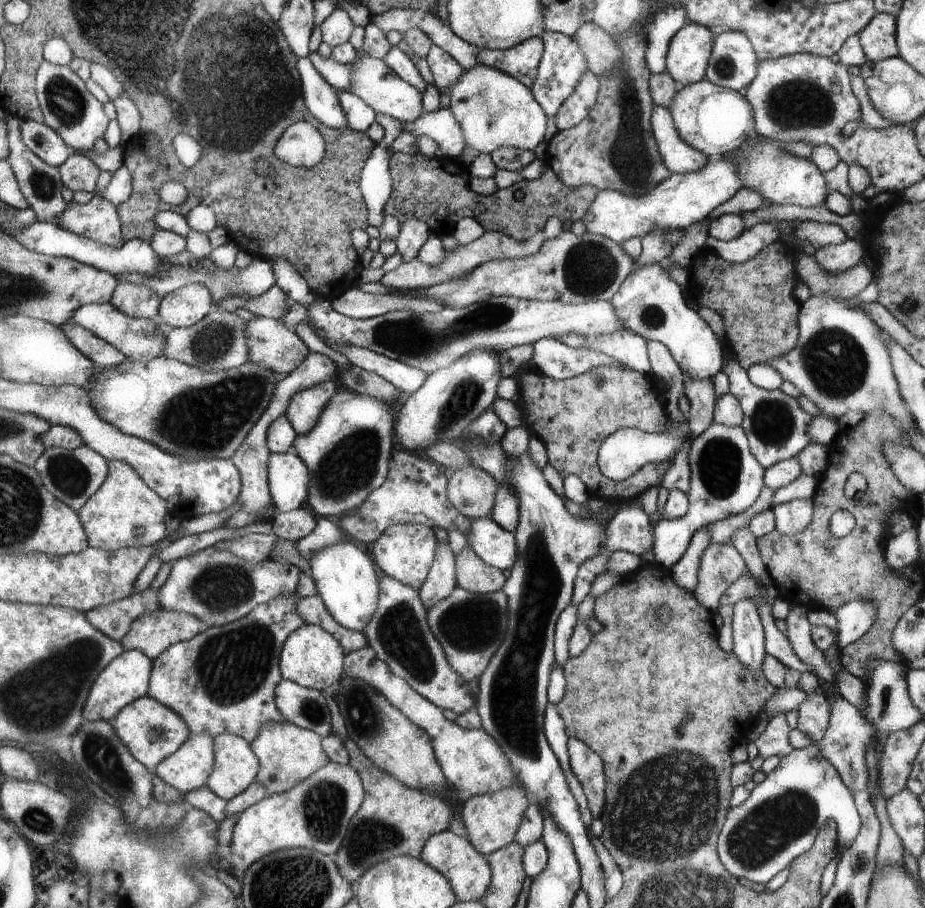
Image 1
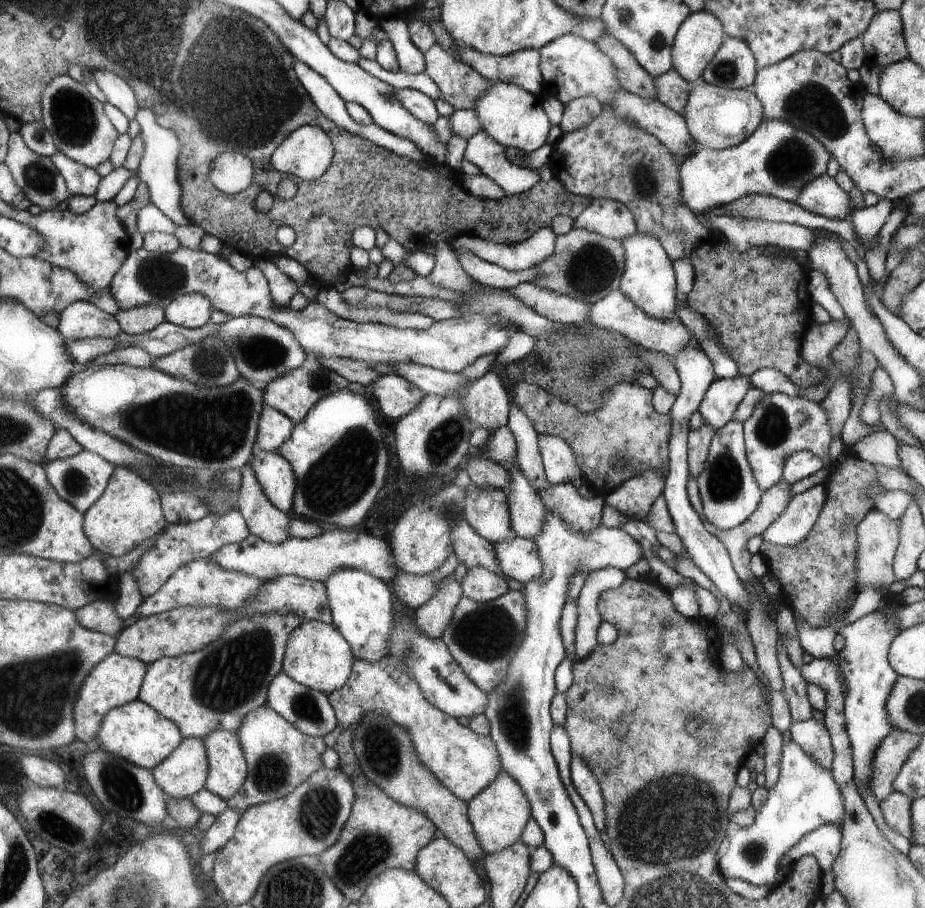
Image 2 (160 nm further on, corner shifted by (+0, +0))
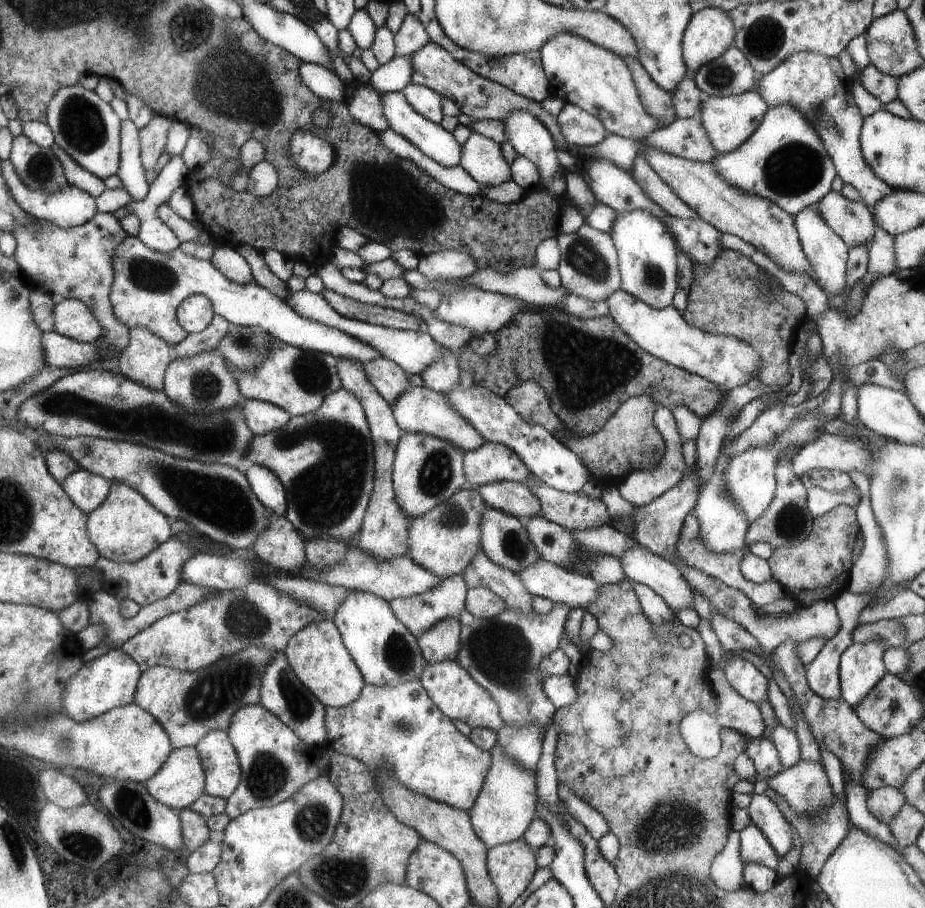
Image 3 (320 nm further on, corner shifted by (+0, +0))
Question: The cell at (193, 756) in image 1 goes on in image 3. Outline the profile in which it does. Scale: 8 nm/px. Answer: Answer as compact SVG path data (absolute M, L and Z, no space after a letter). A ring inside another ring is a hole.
M181 747L146 784L158 801L181 811L205 793L206 775L197 747Z

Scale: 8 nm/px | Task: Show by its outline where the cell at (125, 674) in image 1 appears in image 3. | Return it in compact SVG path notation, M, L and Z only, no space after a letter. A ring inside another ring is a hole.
M111 649L104 655L87 661L76 675L68 680L63 694L63 710L78 723L97 718L117 707L133 704L144 674L140 664L125 651Z

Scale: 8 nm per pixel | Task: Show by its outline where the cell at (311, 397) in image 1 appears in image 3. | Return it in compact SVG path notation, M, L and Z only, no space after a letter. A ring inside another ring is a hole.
M270 338L267 352L249 370L239 369L229 361L225 366L239 384L240 396L265 401L288 412L290 416L313 413L324 399L341 388L341 380L336 371L337 358L322 352L315 352L285 344Z

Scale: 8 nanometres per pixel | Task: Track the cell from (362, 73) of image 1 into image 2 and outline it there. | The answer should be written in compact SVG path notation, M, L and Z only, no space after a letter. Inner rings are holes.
M393 89L395 100L400 102L406 111L409 111L416 119L422 123L432 125L439 118L435 100L425 93L415 89Z

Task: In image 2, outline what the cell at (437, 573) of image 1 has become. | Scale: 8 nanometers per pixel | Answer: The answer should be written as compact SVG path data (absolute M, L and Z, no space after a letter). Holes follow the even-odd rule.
M453 576L438 581L433 596L412 612L416 627L428 637L439 639L444 634L445 627L448 627L452 612L462 596L461 587Z

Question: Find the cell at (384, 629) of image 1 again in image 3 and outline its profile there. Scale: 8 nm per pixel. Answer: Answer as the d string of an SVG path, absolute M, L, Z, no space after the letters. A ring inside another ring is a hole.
M456 660L439 661L432 665L425 663L419 681L433 704L436 704L437 708L450 719L465 722L471 729L479 727L497 732L504 726L505 722L500 715L496 700L493 700L492 695L482 685L477 684Z

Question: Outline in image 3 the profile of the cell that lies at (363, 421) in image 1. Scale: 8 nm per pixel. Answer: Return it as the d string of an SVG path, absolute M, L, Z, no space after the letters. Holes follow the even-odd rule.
M341 386L333 391L313 413L290 416L282 427L253 436L247 460L251 465L263 465L272 470L279 478L287 496L287 510L284 517L303 540L319 538L348 541L351 534L360 530L372 494L375 470L374 448L364 407L359 398L345 387Z

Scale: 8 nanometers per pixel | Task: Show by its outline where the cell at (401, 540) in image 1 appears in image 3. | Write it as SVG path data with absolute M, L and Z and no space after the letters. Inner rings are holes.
M475 488L461 489L454 492L446 501L440 502L434 506L429 512L426 512L420 517L409 519L408 523L408 541L409 550L407 556L418 565L428 569L435 576L442 578L451 575L461 575L465 567L472 562L472 558L480 548L480 522L484 516L484 510L487 504L483 497Z

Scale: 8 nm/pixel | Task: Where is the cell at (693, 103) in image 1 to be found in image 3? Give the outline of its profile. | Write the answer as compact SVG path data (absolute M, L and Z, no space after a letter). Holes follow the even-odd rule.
M753 90L728 97L707 97L704 103L701 103L698 114L711 146L719 155L724 155L733 152L751 138L753 131L763 122L768 107L764 97Z

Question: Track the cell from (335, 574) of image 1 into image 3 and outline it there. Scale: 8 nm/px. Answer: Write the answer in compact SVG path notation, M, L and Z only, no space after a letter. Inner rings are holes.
M349 589L340 607L336 608L332 622L339 629L344 647L352 655L368 685L394 687L407 681L420 680L426 662L420 651L419 641L397 620L385 599L373 593Z

